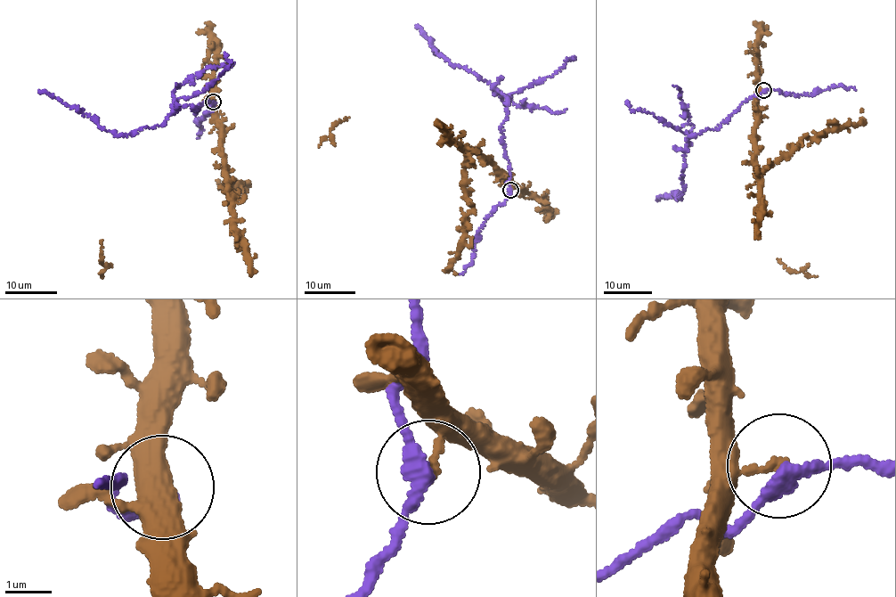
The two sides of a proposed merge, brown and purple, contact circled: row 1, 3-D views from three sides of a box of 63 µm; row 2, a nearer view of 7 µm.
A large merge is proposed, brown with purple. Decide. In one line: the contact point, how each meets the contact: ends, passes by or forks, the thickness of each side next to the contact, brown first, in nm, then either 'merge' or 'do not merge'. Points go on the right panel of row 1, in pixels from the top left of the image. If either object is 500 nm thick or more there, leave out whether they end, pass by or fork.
(763, 90) | brown ends | purple passes by | 240/300 nm | do not merge

